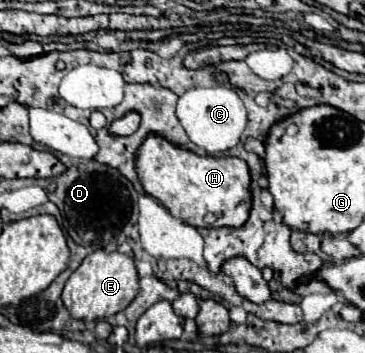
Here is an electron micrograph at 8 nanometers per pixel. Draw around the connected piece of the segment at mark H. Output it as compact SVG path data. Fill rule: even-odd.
M149 133L137 149L135 169L137 169L137 177L139 177L145 193L151 195L153 199L157 199L173 217L181 219L187 225L193 225L193 227L241 227L249 217L249 209L251 209L249 167L239 157L211 157L211 155L201 157L193 151L173 145L169 139L161 137L157 133ZM205 215L215 217L213 225L205 221Z

